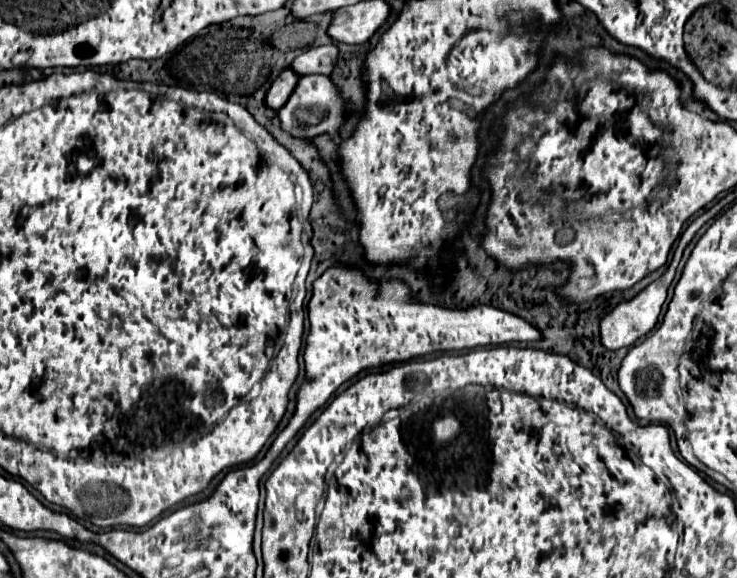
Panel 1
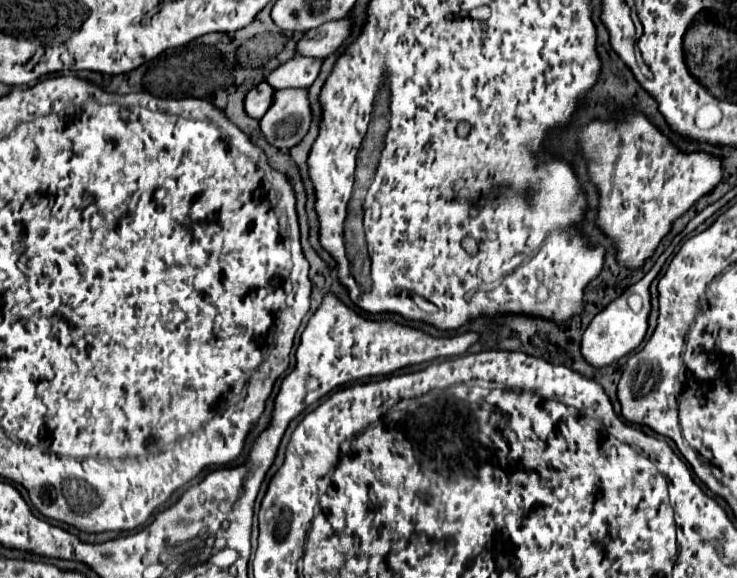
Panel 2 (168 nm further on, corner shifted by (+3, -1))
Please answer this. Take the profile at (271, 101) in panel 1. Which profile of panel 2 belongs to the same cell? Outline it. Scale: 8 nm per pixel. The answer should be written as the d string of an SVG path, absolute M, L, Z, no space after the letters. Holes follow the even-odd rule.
M266 82L258 84L256 88L252 88L246 94L246 102L244 102L246 114L256 118L256 120L260 120L266 114L266 110L270 108L270 104L272 104L272 94L274 94L274 90Z

